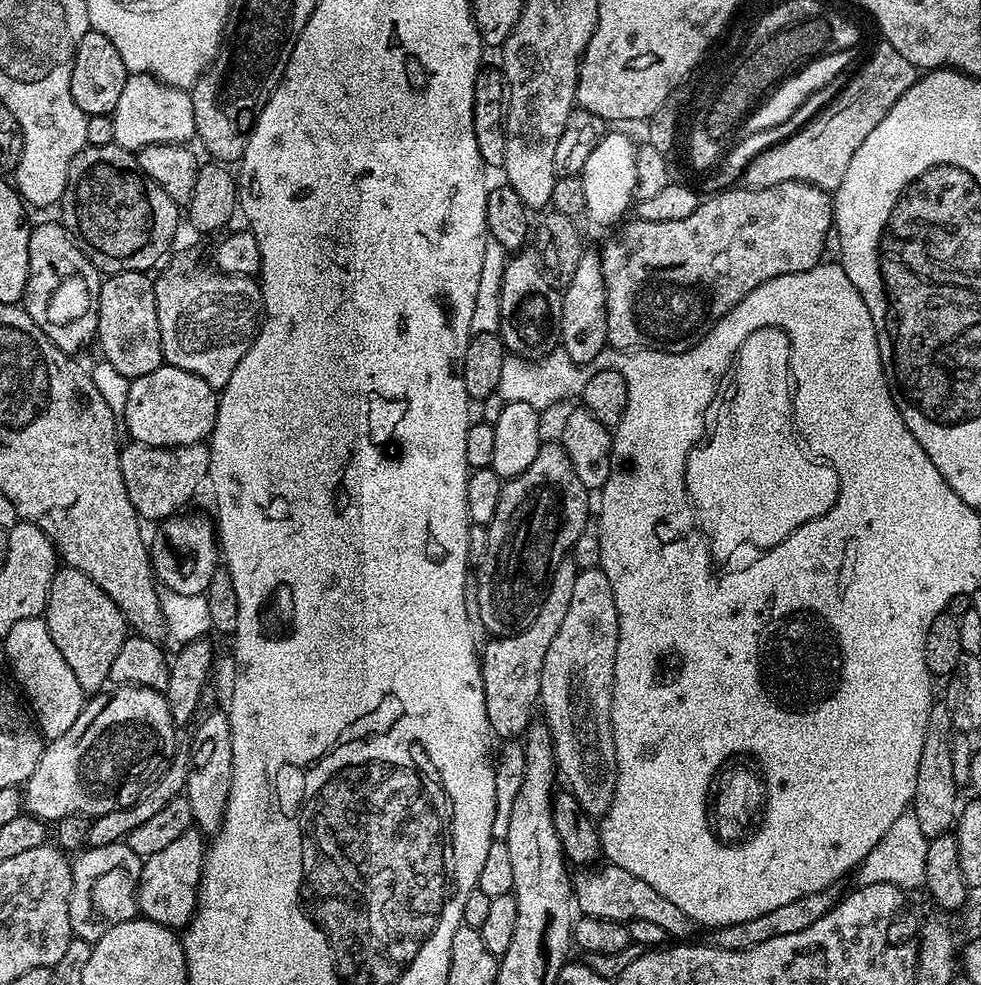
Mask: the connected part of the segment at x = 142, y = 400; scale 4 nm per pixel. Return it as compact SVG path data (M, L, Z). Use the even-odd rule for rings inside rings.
M161 365L151 374L142 374L142 378L131 380L130 395L126 397L126 414L122 424L128 427L133 441L138 444L149 444L152 448L176 448L178 445L194 445L203 443L213 430L217 420L217 402L219 395L202 378L193 372L180 370L172 365Z

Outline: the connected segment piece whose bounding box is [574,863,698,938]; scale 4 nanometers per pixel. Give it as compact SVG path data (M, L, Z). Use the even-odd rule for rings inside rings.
M605 863L604 868L601 866L593 867L591 870L584 870L579 877L574 880L574 904L577 909L585 916L593 916L594 918L602 918L603 920L618 920L627 922L629 920L641 920L642 922L654 922L657 926L662 926L662 930L666 930L669 938L688 938L692 931L697 931L698 925L690 918L690 914L685 914L678 906L674 906L674 902L667 900L663 894L658 894L658 890L652 889L649 884L642 882L642 878L634 878L634 874L622 870L618 866Z

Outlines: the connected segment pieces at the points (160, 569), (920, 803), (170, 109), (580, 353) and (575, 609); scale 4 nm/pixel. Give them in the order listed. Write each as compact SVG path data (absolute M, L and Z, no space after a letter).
M184 515L170 516L159 525L160 540L151 541L150 544L152 571L167 591L202 596L210 586L210 578L214 578L221 559L218 533L209 517L207 520L204 516Z
M933 703L926 726L926 742L922 742L922 759L918 762L918 778L914 786L914 798L910 811L918 818L922 834L930 841L939 836L949 835L958 819L958 789L954 782L954 758L952 737L954 729L947 703Z
M146 72L129 75L126 86L122 86L122 94L118 98L118 106L110 113L114 122L114 142L120 148L139 150L155 144L188 144L195 137L194 102L191 95L183 88L175 88L162 83Z
M586 250L578 258L578 267L574 269L574 278L564 289L560 297L562 318L560 319L560 339L562 350L570 354L574 363L595 365L598 354L606 351L608 331L606 330L606 282L602 276L600 253Z
M586 568L576 573L574 582L574 594L570 597L570 606L566 610L566 619L562 626L558 626L558 634L554 634L554 642L550 642L550 650L546 650L546 662L542 662L542 682L540 683L539 707L544 708L543 723L547 724L552 735L552 745L556 755L556 766L559 775L566 783L567 791L578 798L582 810L586 810L593 818L603 817L604 813L612 805L612 799L616 796L616 751L614 750L614 734L612 733L612 687L614 686L614 658L618 650L618 606L614 606L614 594L606 574L599 568Z

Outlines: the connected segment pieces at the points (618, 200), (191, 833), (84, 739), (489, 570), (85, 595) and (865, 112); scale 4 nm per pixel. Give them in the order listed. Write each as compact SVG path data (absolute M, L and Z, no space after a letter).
M620 132L605 133L598 146L586 160L580 173L585 191L589 221L593 225L608 226L619 223L631 207L637 184L637 145Z
M191 826L161 851L143 857L140 881L136 887L136 906L143 919L158 922L173 930L183 930L188 927L196 909L196 891L200 885L205 851L205 833Z
M121 684L111 690L112 696L93 695L84 704L70 730L61 737L47 741L42 758L38 758L38 766L34 766L34 774L30 774L22 788L27 815L45 822L57 822L67 815L95 818L110 814L110 810L131 804L133 794L155 782L172 757L177 755L178 725L172 721L168 697L161 689Z
M559 442L541 443L538 458L522 474L504 480L492 523L487 525L486 558L474 572L474 612L493 637L522 631L542 610L558 562L571 553L578 534L590 523L590 490L574 474L574 466Z
M60 566L57 567L54 578L50 582L48 605L44 608L43 619L48 624L54 645L58 646L67 665L74 672L82 692L99 693L103 689L100 687L109 683L110 666L114 666L114 657L118 654L118 650L122 650L122 642L126 638L124 616L118 610L118 606L114 606L112 599L94 581L86 578L86 574L67 566Z
M880 42L876 48L876 53L865 62L860 68L860 73L849 82L848 85L841 87L836 93L836 97L830 101L820 113L810 121L809 124L802 125L794 135L785 140L773 143L771 146L761 150L752 161L749 162L743 171L742 180L750 188L769 188L778 186L778 182L790 182L791 180L801 180L807 184L813 184L825 190L834 190L842 182L842 177L846 175L846 169L850 167L850 158L866 142L867 136L874 131L874 126L890 114L890 106L910 90L910 86L918 79L918 70L894 46L887 42Z

